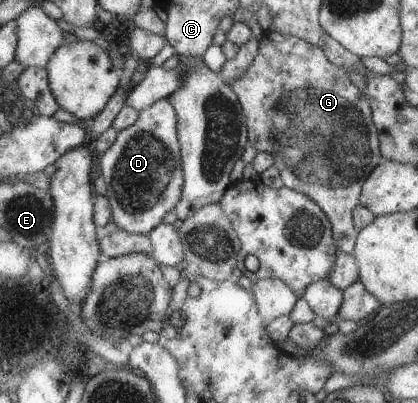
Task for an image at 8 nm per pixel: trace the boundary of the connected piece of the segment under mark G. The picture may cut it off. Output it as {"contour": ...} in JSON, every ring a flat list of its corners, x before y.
{"contour":[[273,30,263,34,261,44,257,49,252,63,240,73,238,78,232,80,228,85,236,96,237,102,244,114,246,120,246,137,249,146,253,147,257,152,264,152,272,157,272,165,279,172,279,177,284,187,303,193,320,208,320,211,323,211,323,214,328,218,337,252,350,255,354,249,357,233,355,227,352,225,351,211,358,205,360,188,363,186,364,180,367,179,369,173,373,171,376,165,382,161,378,151,377,133,372,125,370,108,364,99,364,94,358,92,357,87,349,81,345,70,332,65,331,61,323,54,323,51,319,47,314,47,300,38,282,35,280,32,274,32]]}

